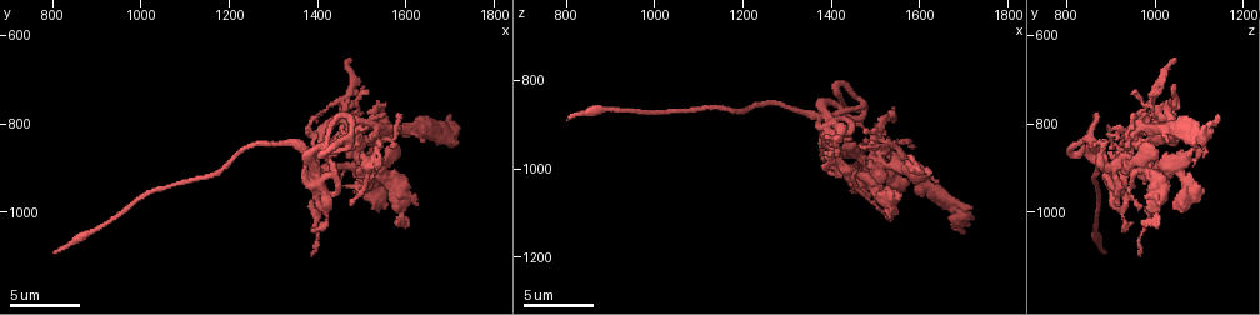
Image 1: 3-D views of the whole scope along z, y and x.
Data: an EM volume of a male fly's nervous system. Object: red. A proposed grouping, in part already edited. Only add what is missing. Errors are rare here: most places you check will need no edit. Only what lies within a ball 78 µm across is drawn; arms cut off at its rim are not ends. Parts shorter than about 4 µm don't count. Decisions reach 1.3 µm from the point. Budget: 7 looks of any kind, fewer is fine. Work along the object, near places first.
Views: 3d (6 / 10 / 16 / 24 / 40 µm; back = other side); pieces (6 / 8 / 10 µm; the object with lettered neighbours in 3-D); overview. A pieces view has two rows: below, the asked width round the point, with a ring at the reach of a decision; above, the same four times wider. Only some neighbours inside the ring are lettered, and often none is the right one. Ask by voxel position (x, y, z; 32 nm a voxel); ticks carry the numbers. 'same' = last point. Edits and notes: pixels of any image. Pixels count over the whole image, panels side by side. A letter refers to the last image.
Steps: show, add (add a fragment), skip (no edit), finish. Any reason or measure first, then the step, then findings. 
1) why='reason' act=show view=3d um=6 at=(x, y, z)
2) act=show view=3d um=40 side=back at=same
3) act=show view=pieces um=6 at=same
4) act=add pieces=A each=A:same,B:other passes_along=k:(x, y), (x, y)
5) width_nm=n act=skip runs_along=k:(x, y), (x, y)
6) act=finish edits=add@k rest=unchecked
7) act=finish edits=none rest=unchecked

why='free end' act=show view=3d um=10 at=(1585, 780, 950)

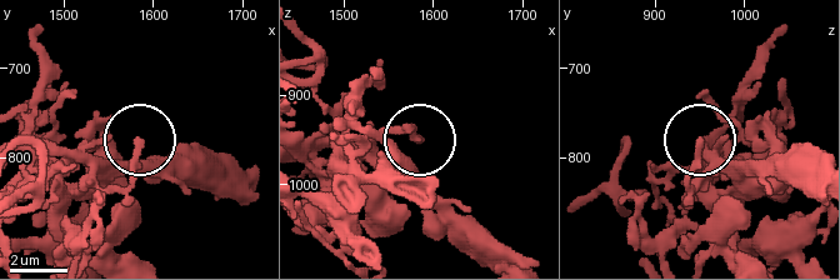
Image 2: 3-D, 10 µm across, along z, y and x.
act=show view=pieces um=6 at=(1585, 780, 955)

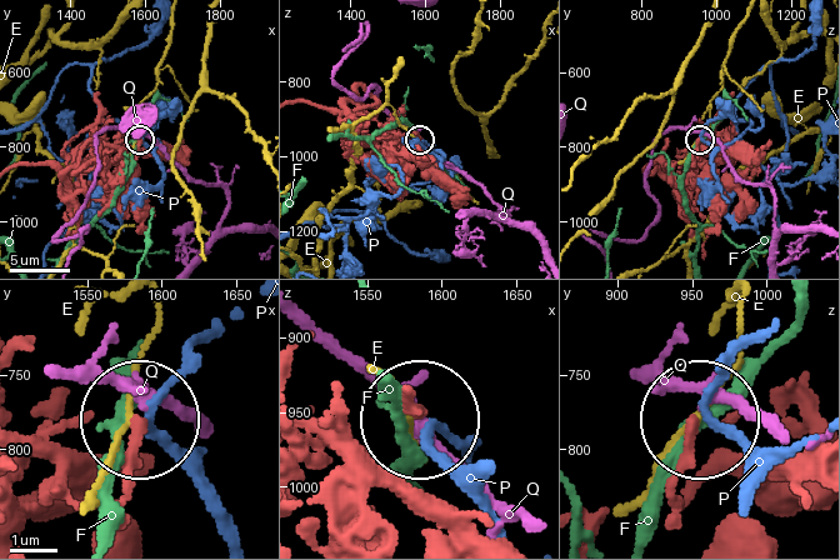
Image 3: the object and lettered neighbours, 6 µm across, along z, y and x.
act=skip each=E:other,F:other,P:other,Q:other found='none of them fits'

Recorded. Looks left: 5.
act=show view=3d um=6 at=(1700, 785, 1135)

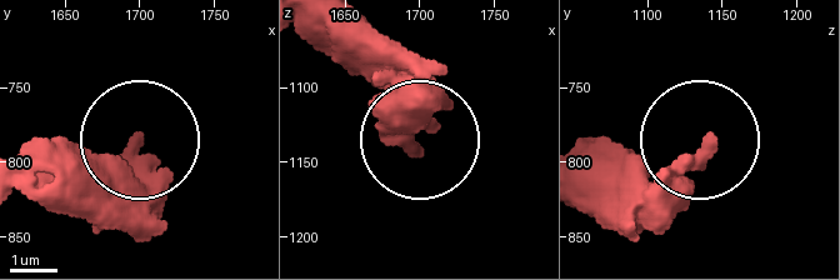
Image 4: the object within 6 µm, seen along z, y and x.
act=show view=pieces um=6 at=(1696, 788, 1140)

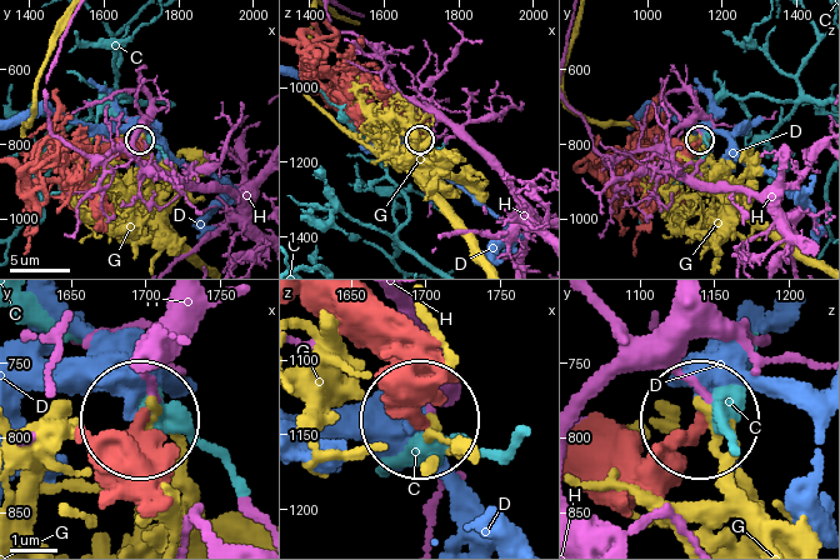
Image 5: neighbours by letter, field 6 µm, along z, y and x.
width_nm=300 act=skip each=C:other,D:other,G:other,H:other found='none of them fits'

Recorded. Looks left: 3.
why='free end' act=show view=pieces um=8 at=(1470, 655, 1045)

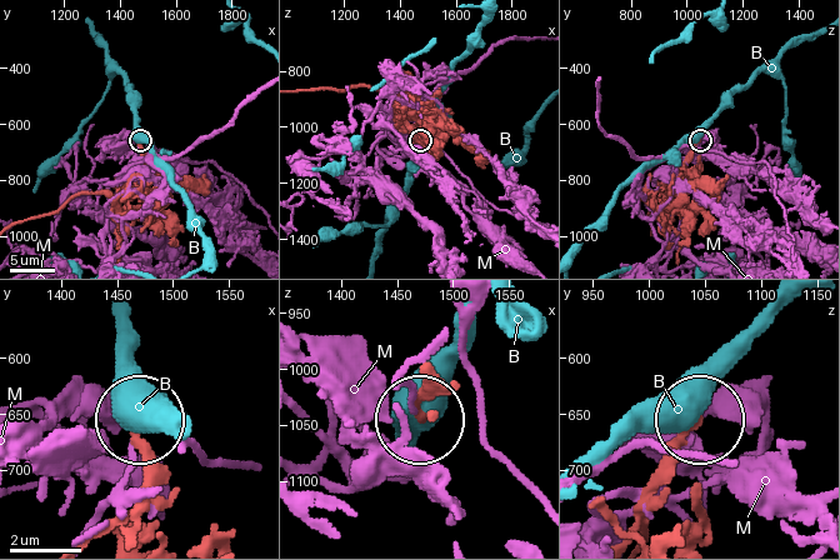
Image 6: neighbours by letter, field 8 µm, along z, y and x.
act=skip each=B:other,M:other found='none of them fits'

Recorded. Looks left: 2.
why='tapers out' act=show view=pieces um=8 at=(1390, 1095, 970)

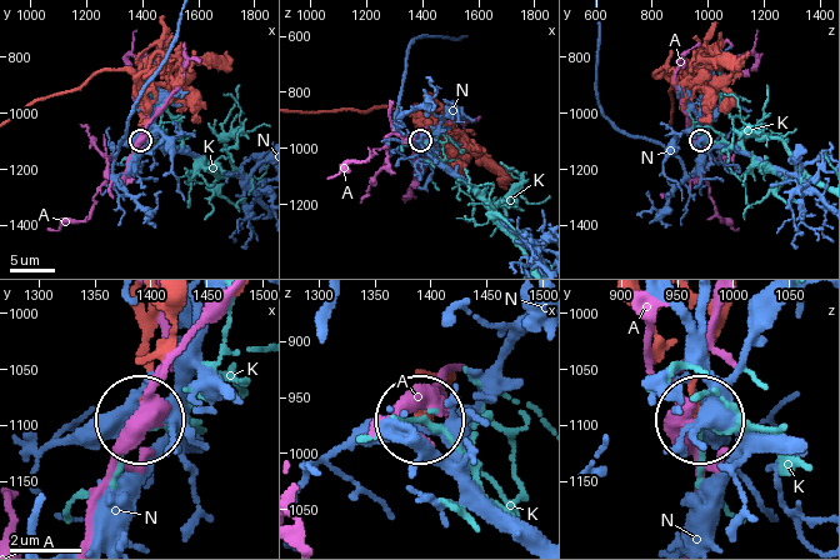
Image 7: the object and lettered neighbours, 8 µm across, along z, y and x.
width_nm=170 act=skip each=A:other,K:other,N:other found='none of them fits'

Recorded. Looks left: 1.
act=finish edits=none rest=unchecked

